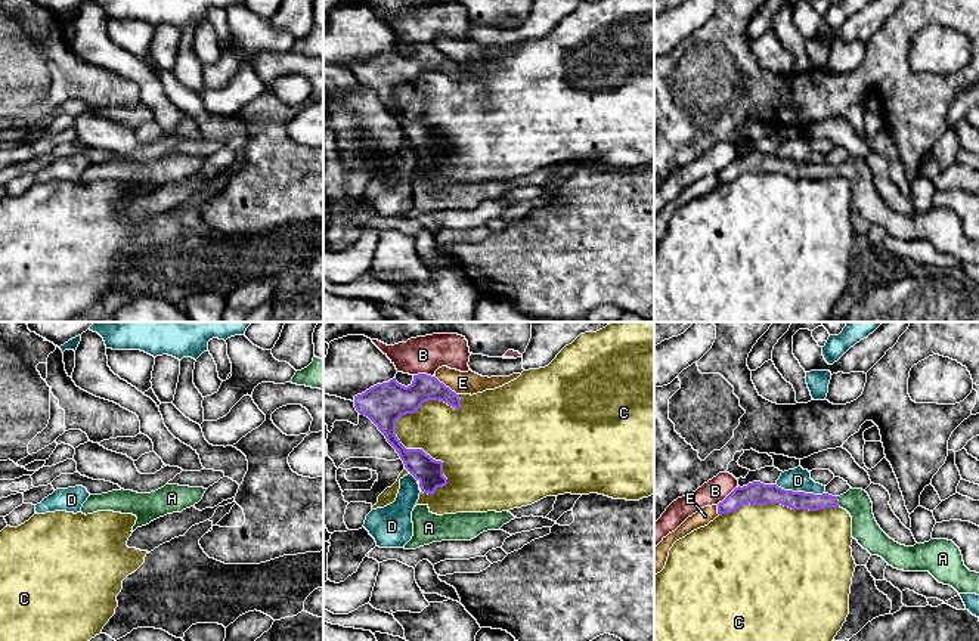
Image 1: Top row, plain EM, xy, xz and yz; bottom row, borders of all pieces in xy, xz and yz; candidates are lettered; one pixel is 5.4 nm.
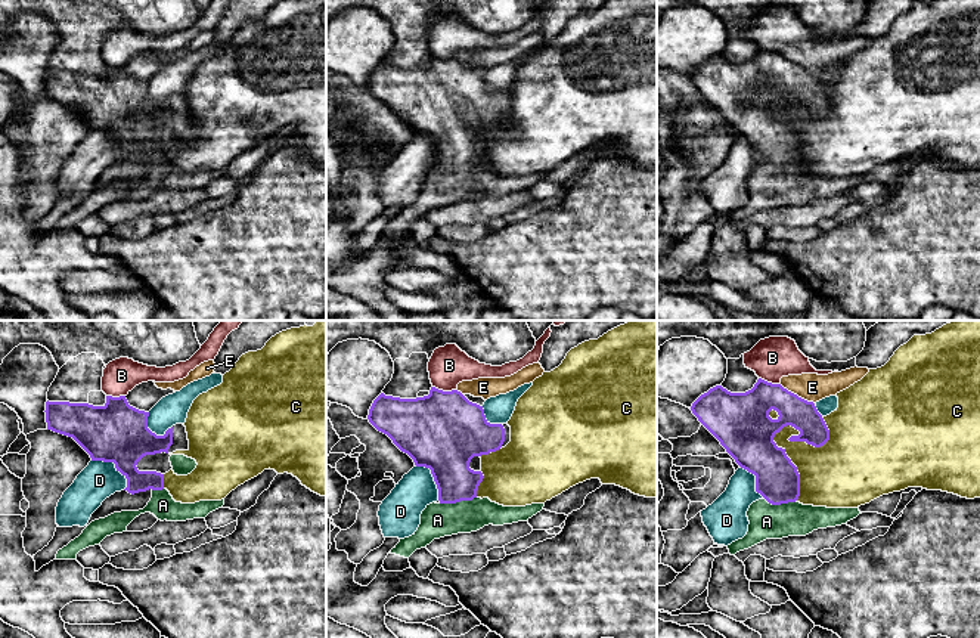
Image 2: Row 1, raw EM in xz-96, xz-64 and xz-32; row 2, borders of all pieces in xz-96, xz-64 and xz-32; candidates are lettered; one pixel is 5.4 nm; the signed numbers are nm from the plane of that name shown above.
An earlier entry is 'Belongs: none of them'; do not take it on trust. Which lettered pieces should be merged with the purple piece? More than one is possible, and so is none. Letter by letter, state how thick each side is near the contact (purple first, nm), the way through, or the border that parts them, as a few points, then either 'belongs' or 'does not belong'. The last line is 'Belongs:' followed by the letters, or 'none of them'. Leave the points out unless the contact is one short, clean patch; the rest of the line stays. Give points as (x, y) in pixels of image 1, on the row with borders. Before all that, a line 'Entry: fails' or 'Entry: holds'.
Entry: fails
A: 100 nm thick on the purple side, 150 nm on the other; runs through yz (793, 499), (837, 501), (857, 502); belongs
B: 200 nm thick on the purple side, 200 nm on the other; does not belong
C: 220 nm thick on the purple side, 280 nm on the other; does not belong
D: 130 nm thick on the purple side, 130 nm on the other; does not belong
E: 150 nm thick on the purple side, 130 nm on the other; does not belong
Belongs: A

